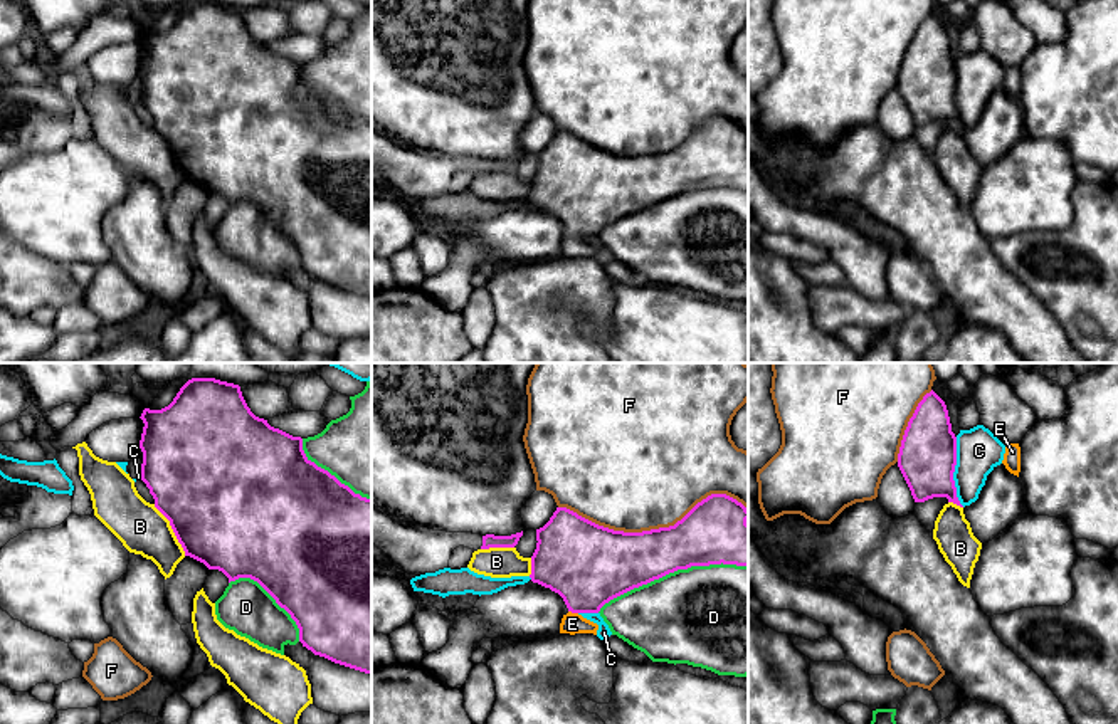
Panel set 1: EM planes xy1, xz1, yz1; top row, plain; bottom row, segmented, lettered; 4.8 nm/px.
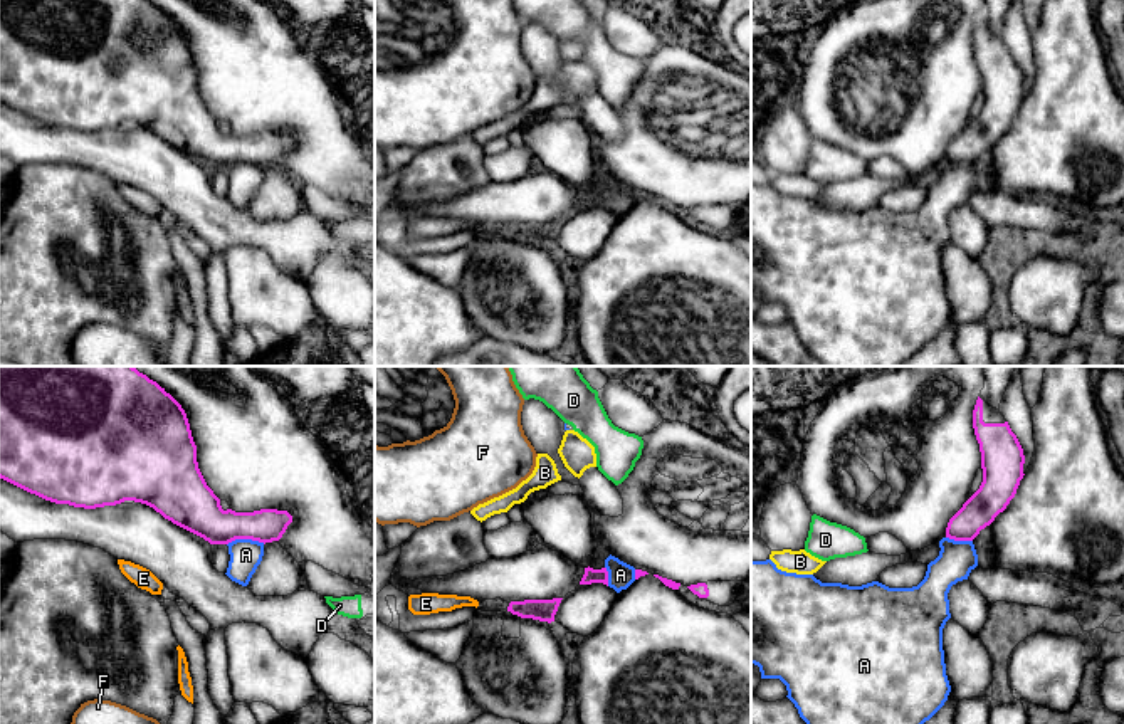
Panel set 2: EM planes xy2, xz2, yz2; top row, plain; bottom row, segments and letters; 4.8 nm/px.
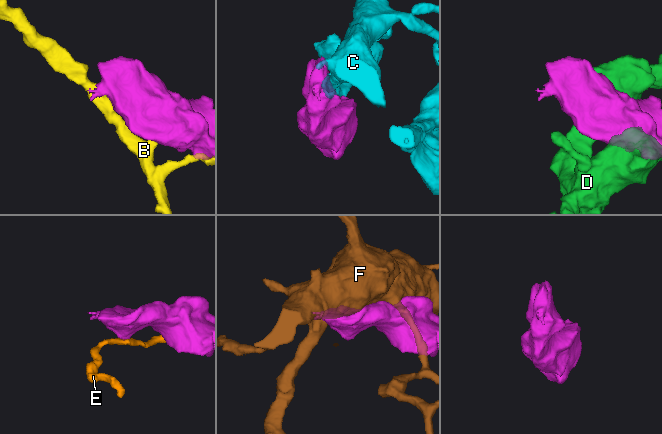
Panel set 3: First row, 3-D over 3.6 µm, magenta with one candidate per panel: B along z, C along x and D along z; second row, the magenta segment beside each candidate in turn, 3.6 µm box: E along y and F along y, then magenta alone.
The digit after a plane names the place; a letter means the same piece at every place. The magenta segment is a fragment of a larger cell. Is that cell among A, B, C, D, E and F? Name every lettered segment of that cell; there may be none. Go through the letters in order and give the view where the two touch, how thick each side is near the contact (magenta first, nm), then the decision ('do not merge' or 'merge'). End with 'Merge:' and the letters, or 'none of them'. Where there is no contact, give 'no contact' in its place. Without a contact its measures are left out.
A: xy2 | 200/160 nm | do not merge
B: xy1 | 500/240 nm | do not merge
C: yz1 | 280/220 nm | do not merge
D: xz1 | 280/460 nm | do not merge
E: xz1 | 400/100 nm | do not merge
F: xz1 | 300/480 nm | do not merge
Merge: none of them

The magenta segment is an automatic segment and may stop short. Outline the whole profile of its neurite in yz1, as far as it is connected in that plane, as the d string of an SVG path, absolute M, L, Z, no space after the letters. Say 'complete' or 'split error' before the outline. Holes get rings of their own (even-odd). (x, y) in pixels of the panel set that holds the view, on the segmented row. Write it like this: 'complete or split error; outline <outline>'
complete; outline M931 390L918 403L904 430L898 467L915 502L947 497L963 507L957 497L953 472L957 437L945 401Z

